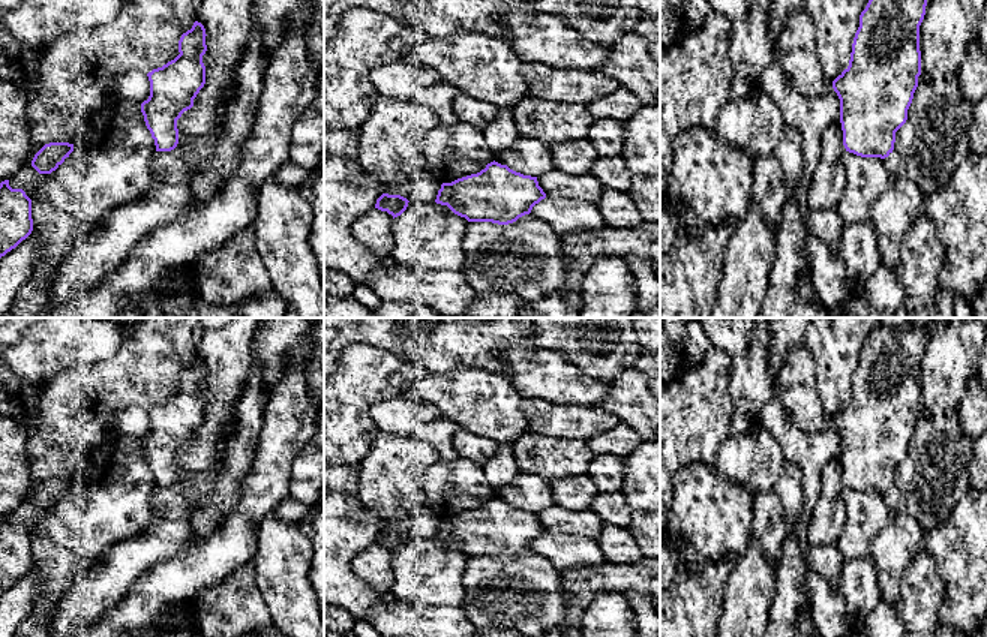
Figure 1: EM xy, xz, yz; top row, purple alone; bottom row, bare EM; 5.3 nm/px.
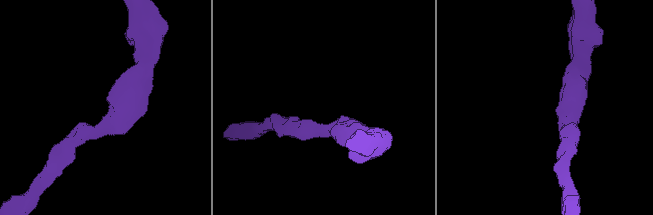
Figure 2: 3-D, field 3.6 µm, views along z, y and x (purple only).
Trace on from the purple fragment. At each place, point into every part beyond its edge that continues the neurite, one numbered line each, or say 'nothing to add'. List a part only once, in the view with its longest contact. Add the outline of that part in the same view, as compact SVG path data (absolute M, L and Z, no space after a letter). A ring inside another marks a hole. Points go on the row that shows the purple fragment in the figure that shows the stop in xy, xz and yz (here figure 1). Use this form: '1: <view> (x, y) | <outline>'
nothing to add

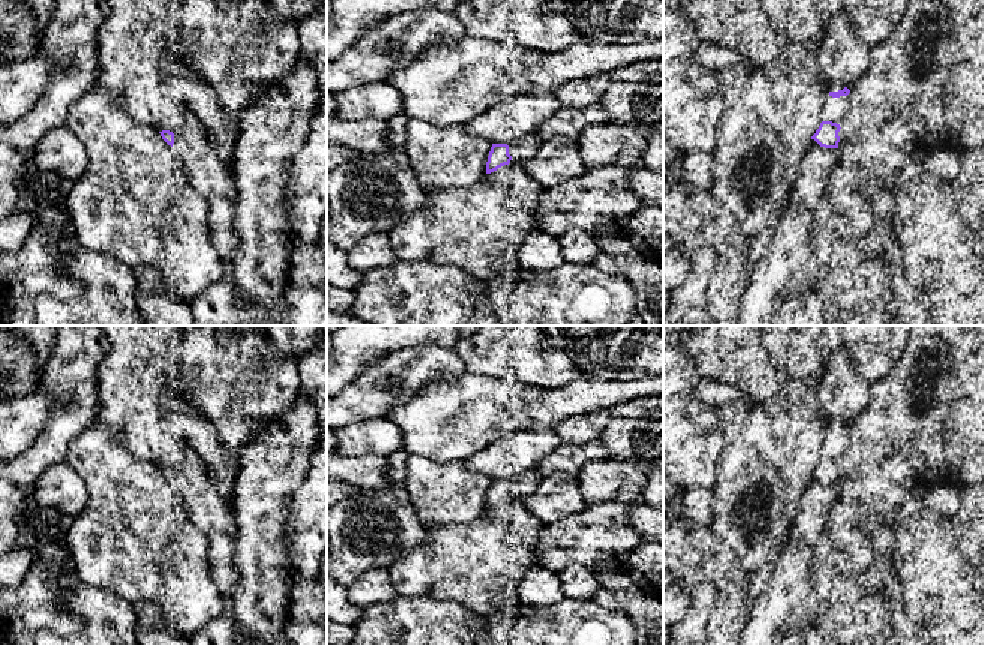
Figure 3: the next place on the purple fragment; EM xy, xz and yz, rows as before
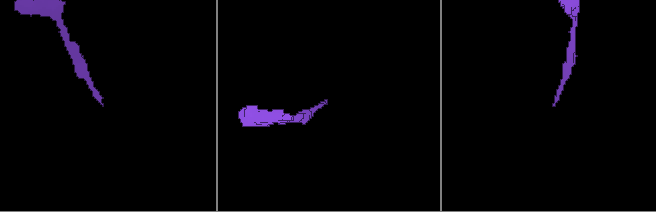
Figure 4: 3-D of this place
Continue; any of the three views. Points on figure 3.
1: xy (212, 179) | M198 122L184 123L172 144L188 184L208 204L208 231L213 244L226 266L231 266L240 246L236 231L236 204L238 189L232 166L224 164L208 142L206 129Z

